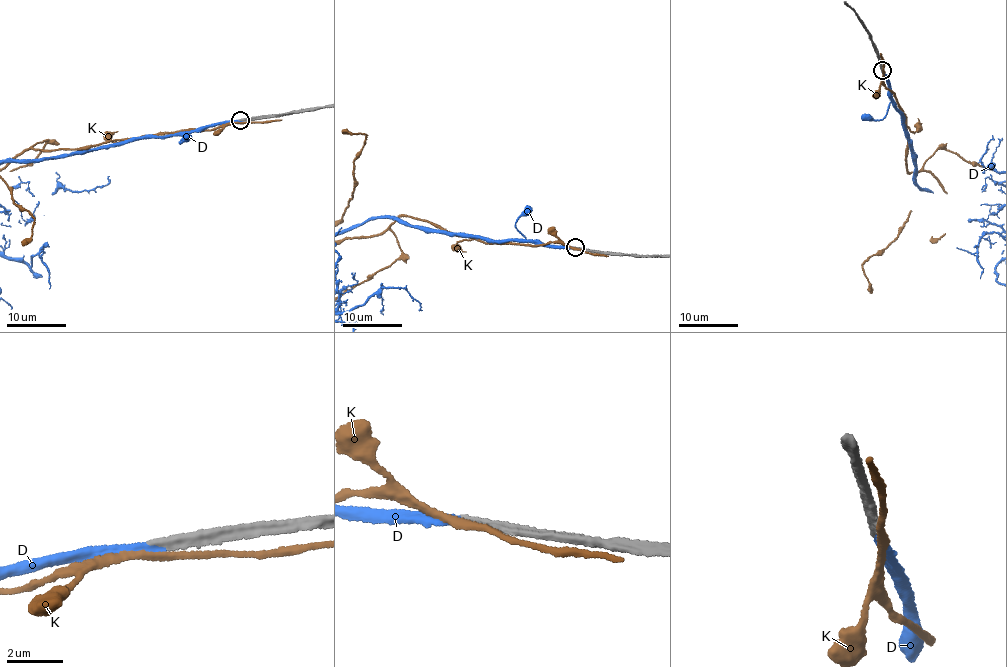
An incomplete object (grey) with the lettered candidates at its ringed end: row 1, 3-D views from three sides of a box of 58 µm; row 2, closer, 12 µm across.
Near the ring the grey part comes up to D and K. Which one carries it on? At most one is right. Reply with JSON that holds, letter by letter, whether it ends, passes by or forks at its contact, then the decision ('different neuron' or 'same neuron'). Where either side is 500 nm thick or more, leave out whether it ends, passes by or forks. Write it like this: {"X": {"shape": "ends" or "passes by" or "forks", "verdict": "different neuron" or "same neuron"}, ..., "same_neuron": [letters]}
{"D": {"shape": "ends", "verdict": "same neuron"}, "K": {"shape": "passes by", "verdict": "different neuron"}, "same_neuron": ["D"]}

